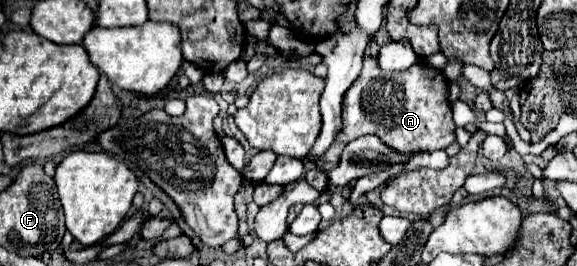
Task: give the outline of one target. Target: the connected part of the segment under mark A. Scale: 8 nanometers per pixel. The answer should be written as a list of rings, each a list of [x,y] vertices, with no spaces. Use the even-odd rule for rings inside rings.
[[[366,58],[362,74],[354,82],[354,86],[346,92],[344,108],[342,108],[342,130],[332,150],[322,158],[316,158],[310,153],[307,159],[313,161],[323,171],[329,172],[338,165],[344,146],[360,136],[374,134],[382,138],[382,142],[392,148],[394,152],[402,154],[418,154],[418,152],[432,152],[450,146],[454,136],[454,120],[452,108],[446,98],[448,80],[444,72],[428,66],[416,64],[410,70],[396,74],[396,72],[382,72],[378,68],[376,58]]]

